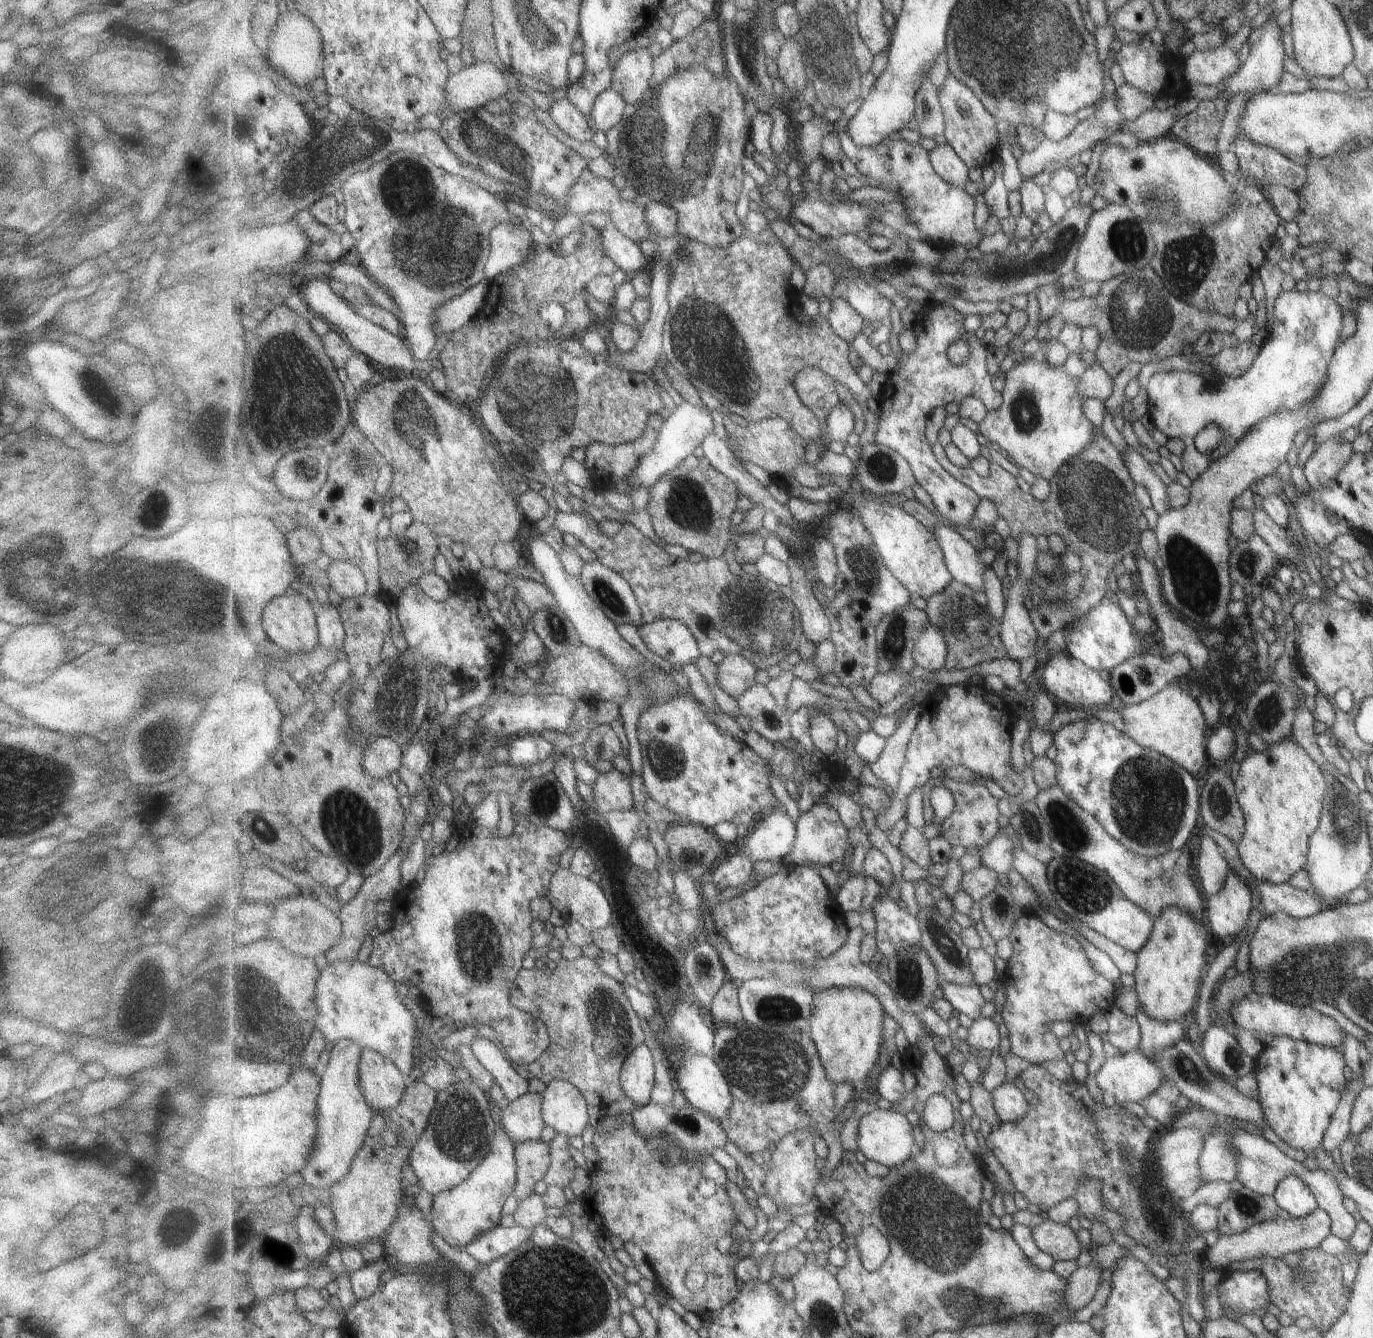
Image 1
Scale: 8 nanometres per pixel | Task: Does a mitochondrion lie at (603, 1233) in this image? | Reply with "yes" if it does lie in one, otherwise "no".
no

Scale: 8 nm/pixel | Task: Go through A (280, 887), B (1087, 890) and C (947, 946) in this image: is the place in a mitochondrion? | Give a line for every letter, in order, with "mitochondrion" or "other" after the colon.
A: other
B: mitochondrion
C: mitochondrion

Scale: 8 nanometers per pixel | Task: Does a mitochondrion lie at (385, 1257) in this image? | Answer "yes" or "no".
no

